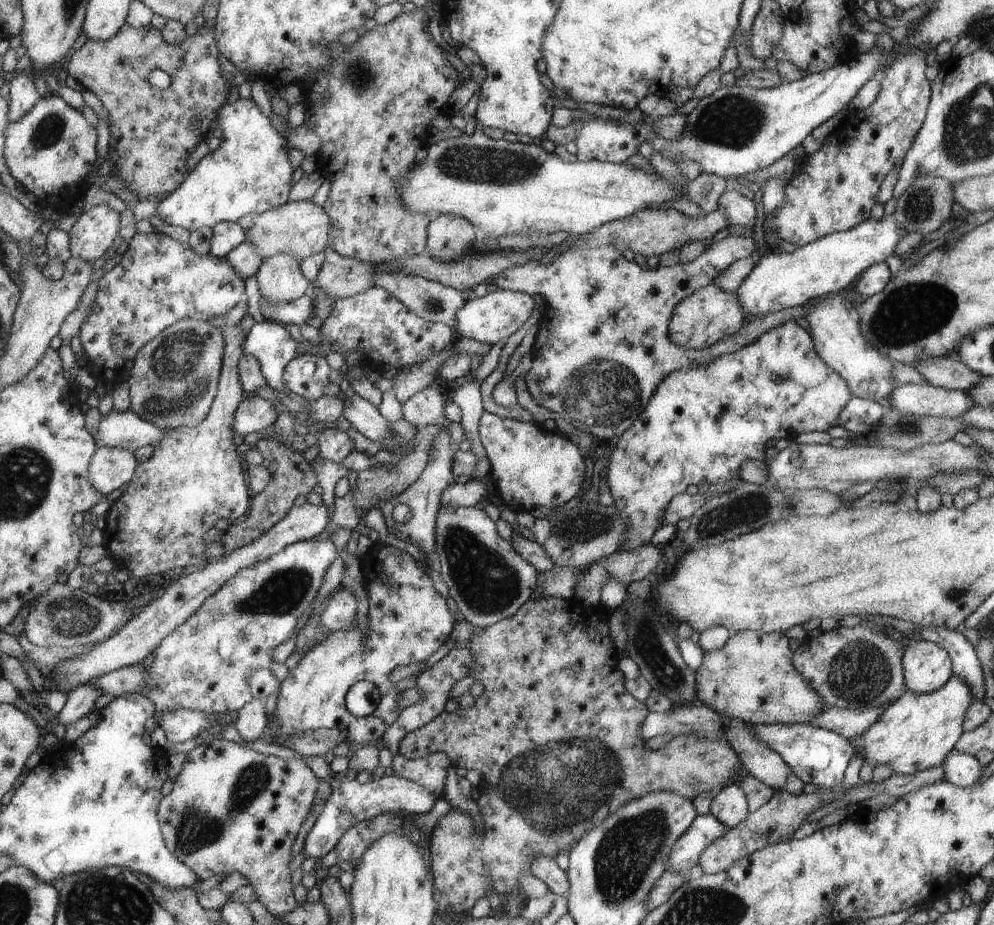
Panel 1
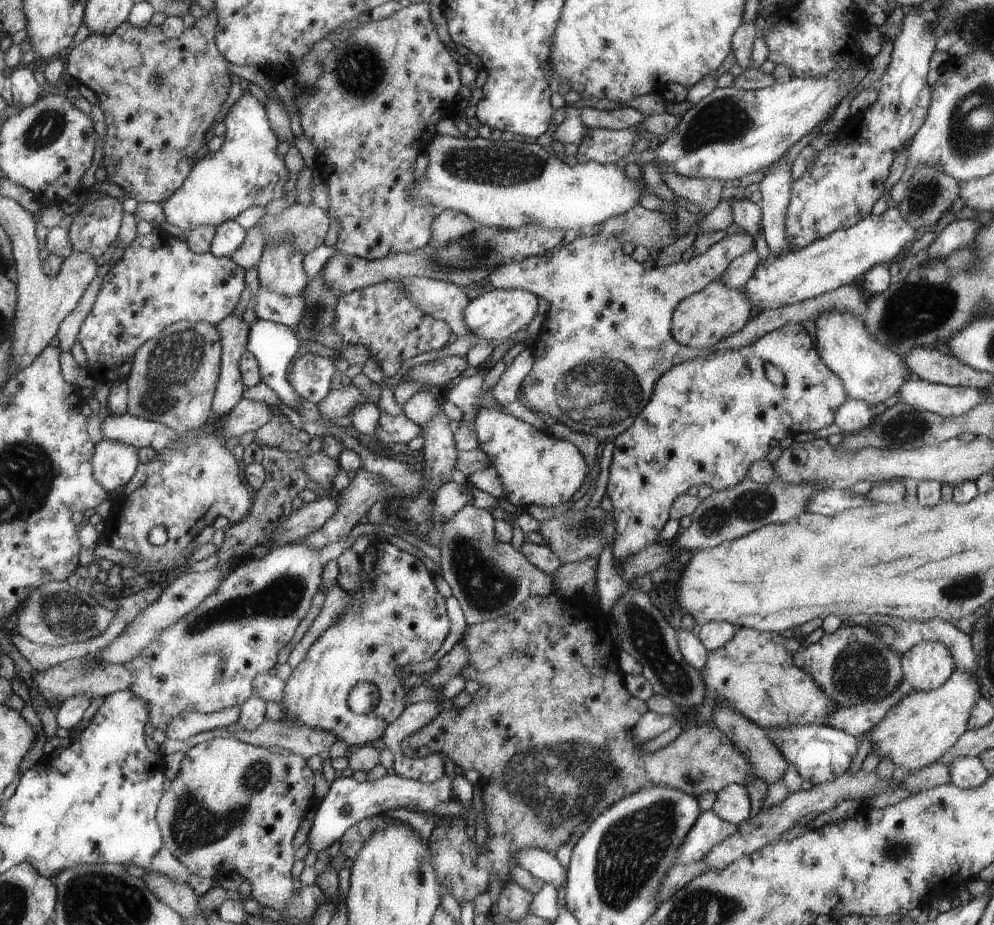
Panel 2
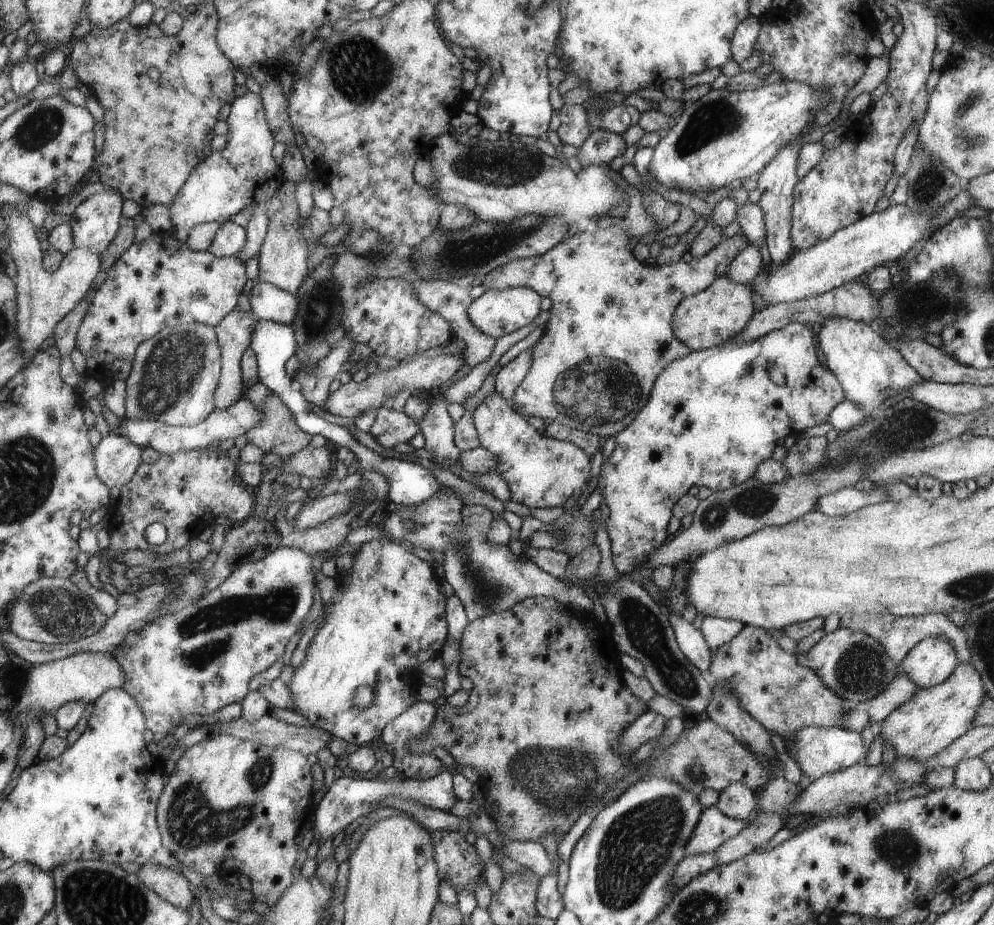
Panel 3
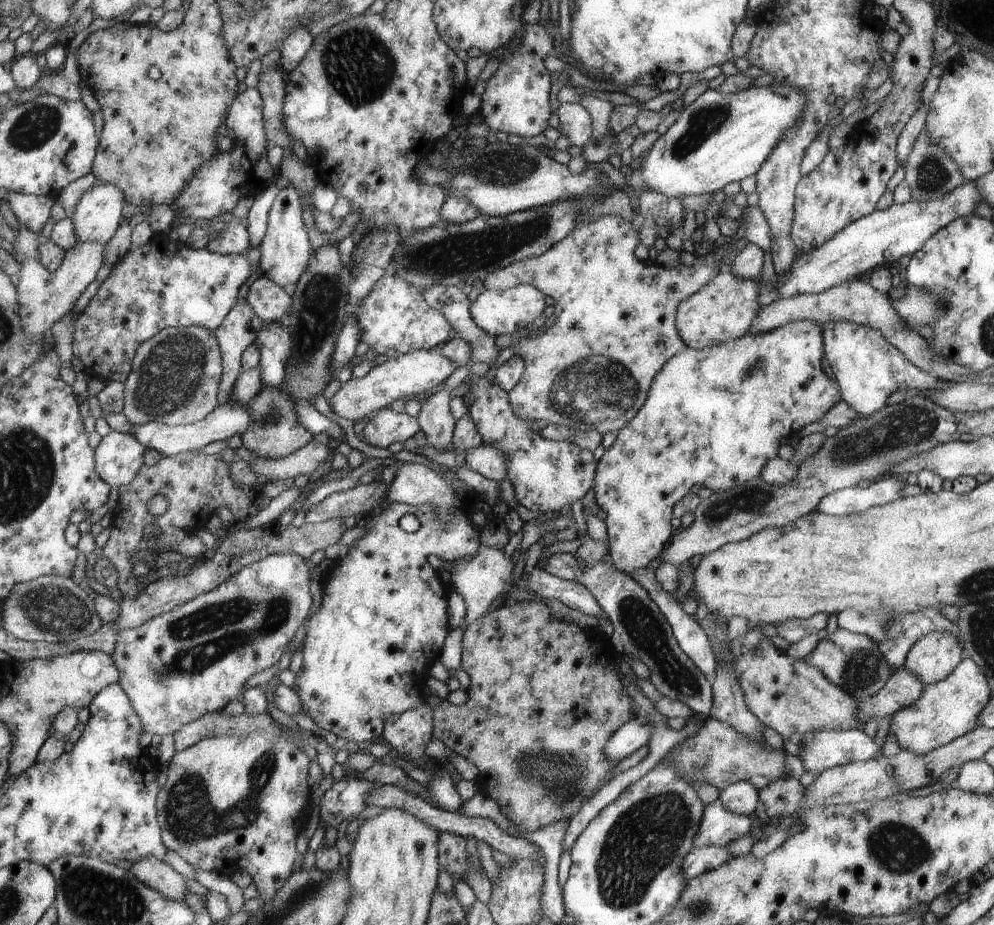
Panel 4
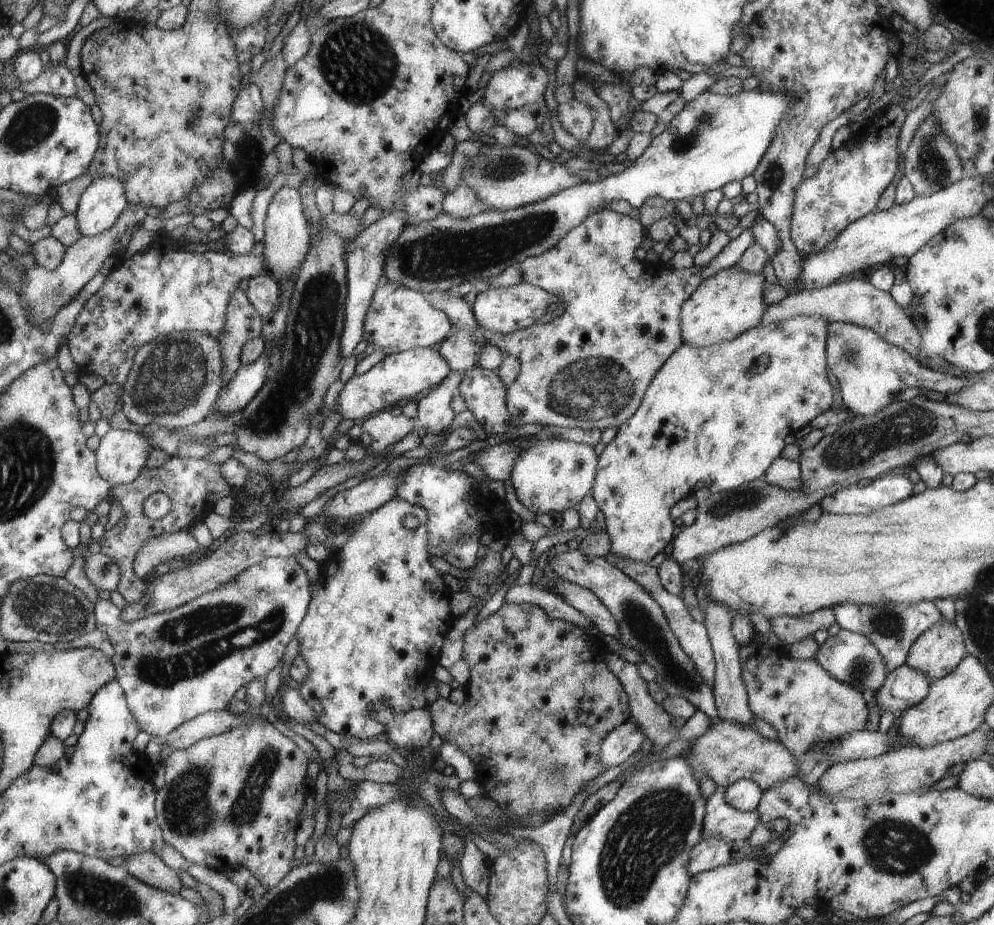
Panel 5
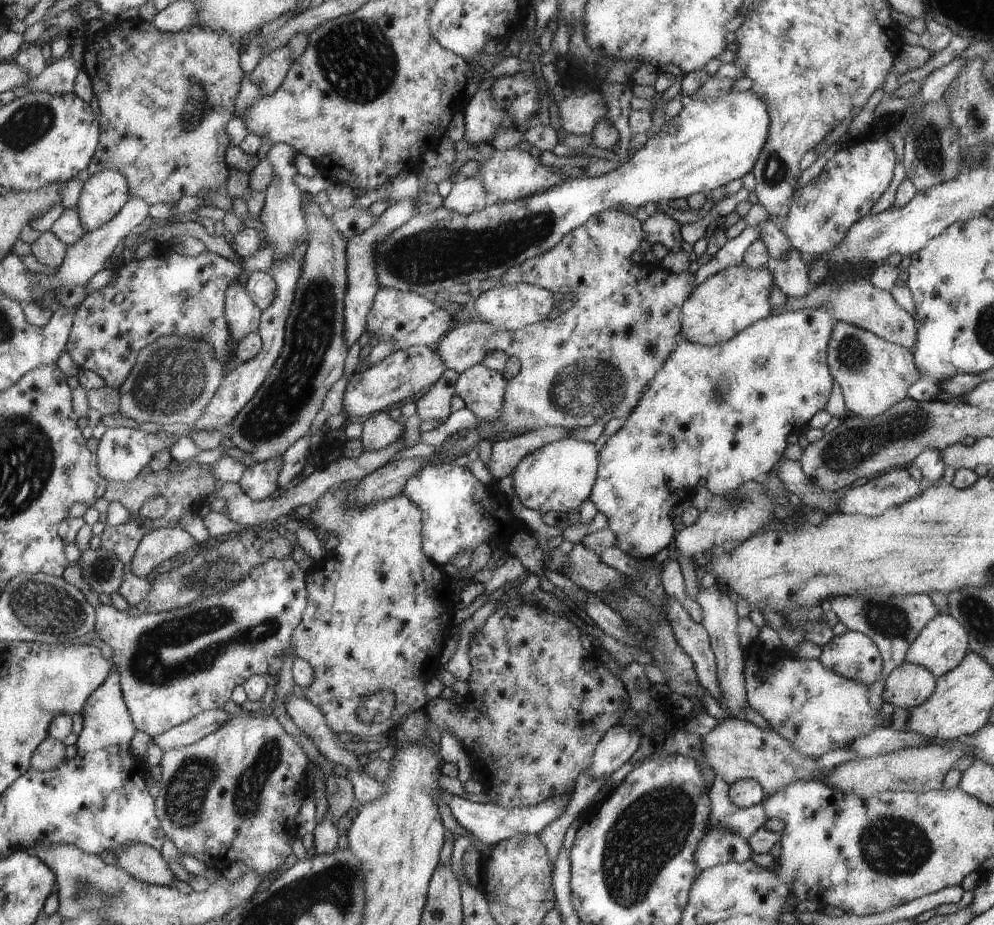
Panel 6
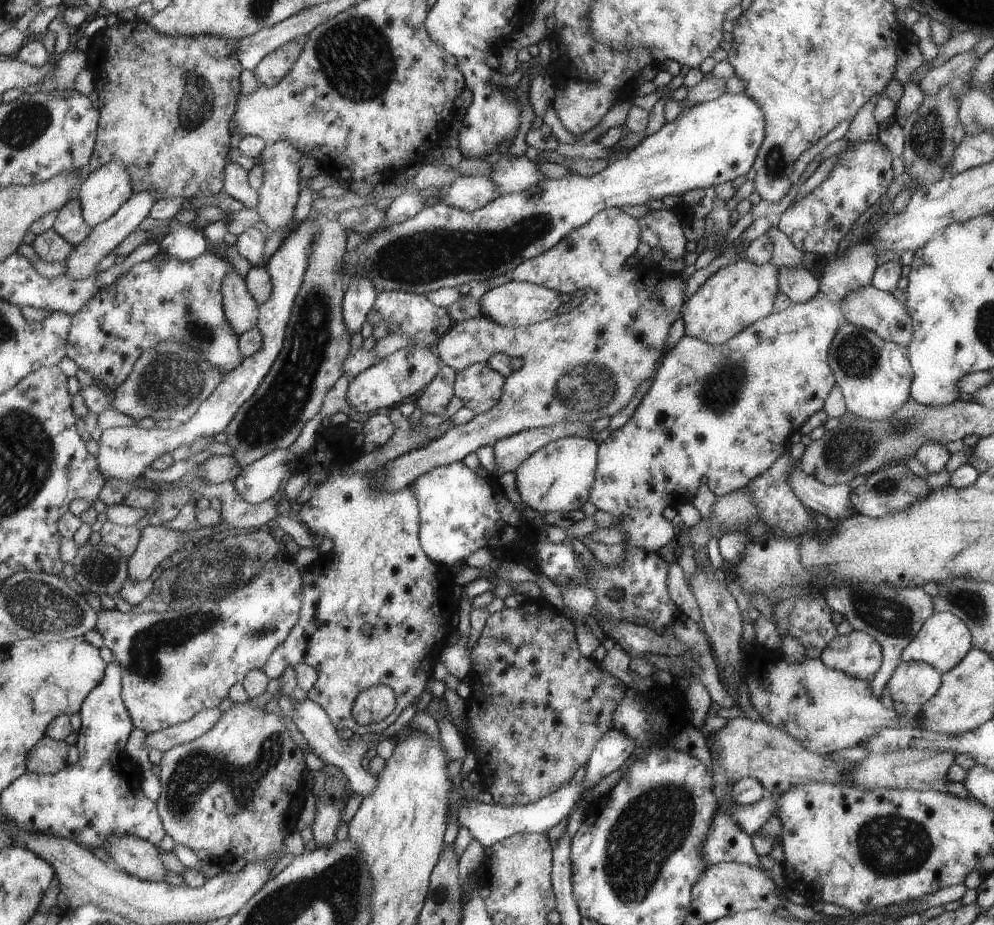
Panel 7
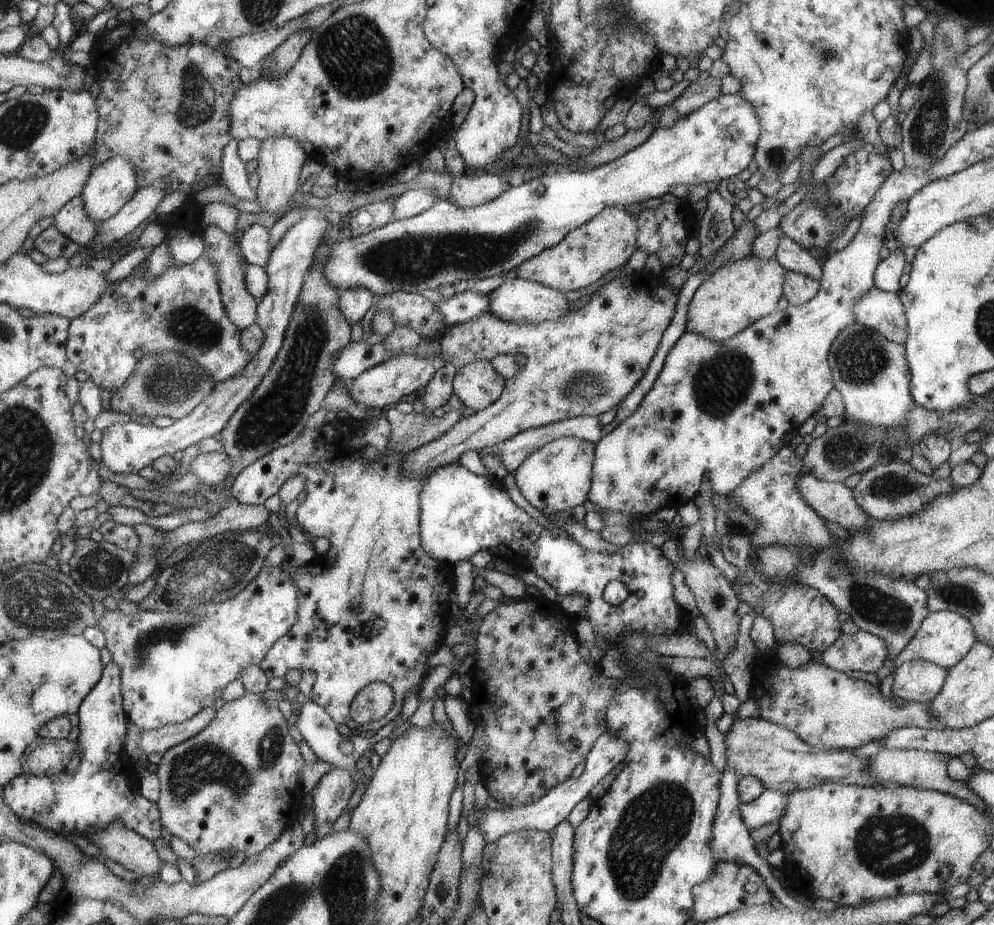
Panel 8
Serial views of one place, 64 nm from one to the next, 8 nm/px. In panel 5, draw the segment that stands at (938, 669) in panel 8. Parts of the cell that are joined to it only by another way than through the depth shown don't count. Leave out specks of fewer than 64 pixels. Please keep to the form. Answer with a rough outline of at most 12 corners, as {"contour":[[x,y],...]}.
{"contour":[[906,664],[876,692],[881,711],[900,714],[926,698],[931,680]]}

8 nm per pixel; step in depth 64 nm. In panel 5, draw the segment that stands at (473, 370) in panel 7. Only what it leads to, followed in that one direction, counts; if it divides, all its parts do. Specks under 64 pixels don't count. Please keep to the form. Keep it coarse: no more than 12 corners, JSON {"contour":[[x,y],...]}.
{"contour":[[495,371],[459,386],[492,442],[521,440],[510,480],[535,515],[574,508],[595,483],[591,446],[531,443]]}

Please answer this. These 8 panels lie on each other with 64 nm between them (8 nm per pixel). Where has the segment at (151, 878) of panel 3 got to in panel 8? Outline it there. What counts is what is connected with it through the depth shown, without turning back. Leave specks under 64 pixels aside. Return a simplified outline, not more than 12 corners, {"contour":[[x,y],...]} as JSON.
{"contour":[[119,821],[90,840],[137,878],[159,878],[154,843]]}

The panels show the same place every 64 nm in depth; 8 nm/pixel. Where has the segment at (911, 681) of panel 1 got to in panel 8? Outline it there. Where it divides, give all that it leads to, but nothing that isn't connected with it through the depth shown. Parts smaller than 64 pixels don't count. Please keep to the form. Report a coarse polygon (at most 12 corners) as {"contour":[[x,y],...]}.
{"contour":[[930,612],[893,661],[922,659],[948,670],[977,643],[973,625]]}

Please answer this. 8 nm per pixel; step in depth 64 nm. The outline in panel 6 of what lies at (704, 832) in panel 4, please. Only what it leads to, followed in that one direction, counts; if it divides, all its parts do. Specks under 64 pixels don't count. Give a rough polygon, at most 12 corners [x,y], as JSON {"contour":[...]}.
{"contour":[[716,776],[709,792],[709,828],[718,824],[744,840],[767,822],[762,802],[740,808]]}

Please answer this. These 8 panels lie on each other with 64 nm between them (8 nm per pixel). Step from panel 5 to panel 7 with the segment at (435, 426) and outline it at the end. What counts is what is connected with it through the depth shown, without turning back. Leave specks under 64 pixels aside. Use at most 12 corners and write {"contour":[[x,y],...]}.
{"contour":[[441,365],[414,401],[422,413],[448,418],[456,374]]}

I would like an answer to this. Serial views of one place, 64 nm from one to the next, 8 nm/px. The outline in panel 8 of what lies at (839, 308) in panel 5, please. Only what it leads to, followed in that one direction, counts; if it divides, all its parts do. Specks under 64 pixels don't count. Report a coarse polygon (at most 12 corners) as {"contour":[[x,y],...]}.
{"contour":[[872,287],[854,303],[855,322],[904,345],[899,294]]}

